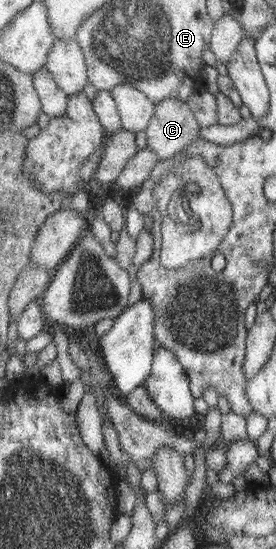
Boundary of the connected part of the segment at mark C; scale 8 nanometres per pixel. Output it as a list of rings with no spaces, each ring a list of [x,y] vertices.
[[[170,98],[156,104],[154,117],[145,129],[147,146],[161,160],[170,159],[200,139],[202,128],[188,102]]]

